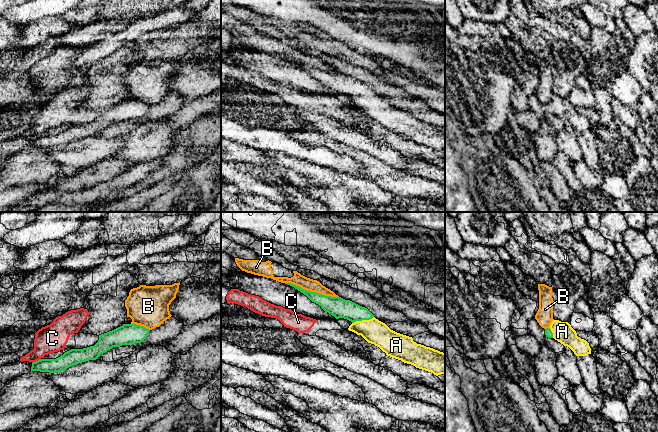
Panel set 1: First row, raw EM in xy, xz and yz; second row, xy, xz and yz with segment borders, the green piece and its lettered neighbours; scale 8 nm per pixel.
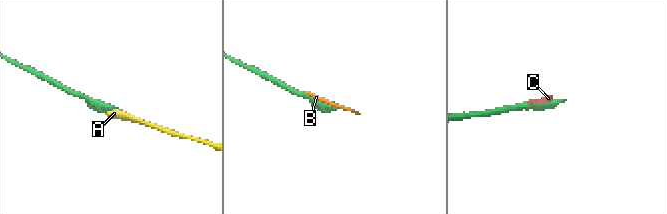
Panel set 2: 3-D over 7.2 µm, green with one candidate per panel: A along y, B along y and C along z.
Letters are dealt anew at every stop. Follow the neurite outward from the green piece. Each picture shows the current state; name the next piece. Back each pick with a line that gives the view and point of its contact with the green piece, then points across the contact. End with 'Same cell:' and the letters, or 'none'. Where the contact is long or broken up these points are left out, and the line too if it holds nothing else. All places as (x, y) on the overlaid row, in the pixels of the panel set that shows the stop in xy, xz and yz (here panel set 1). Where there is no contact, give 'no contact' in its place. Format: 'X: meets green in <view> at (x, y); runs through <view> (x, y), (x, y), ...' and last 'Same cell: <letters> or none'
A: meets green in xz at (362, 319); runs through xz (338, 307), (350, 310), (362, 319), (374, 331)
Same cell: A

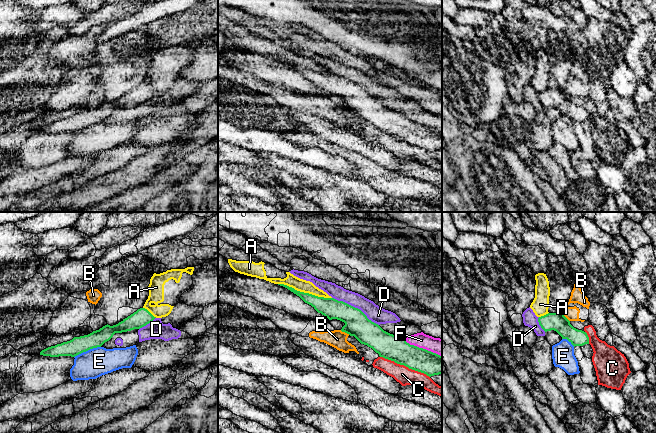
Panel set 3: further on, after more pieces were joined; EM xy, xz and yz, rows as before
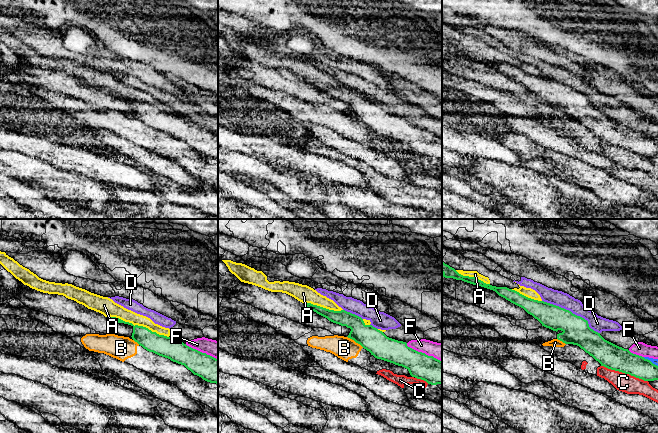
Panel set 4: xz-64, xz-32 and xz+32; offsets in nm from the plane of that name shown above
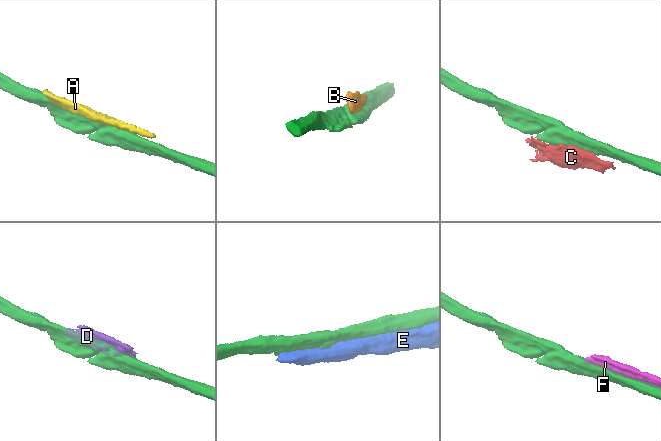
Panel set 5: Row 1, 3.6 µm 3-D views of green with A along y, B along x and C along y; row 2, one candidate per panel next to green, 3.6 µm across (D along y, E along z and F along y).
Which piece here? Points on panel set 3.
Same cell: none

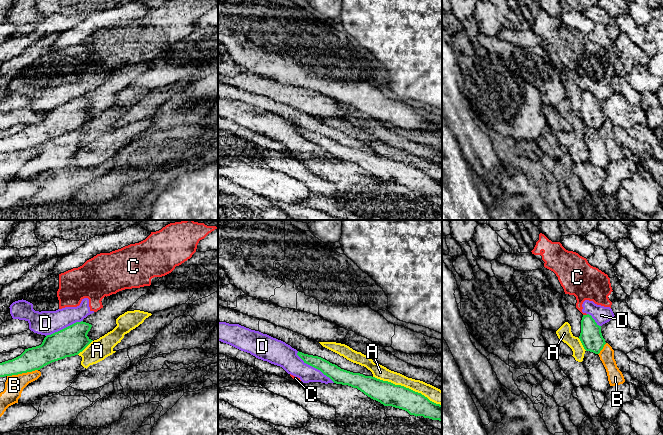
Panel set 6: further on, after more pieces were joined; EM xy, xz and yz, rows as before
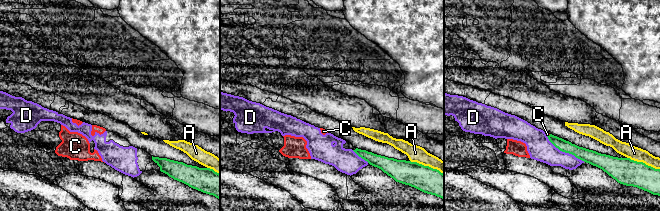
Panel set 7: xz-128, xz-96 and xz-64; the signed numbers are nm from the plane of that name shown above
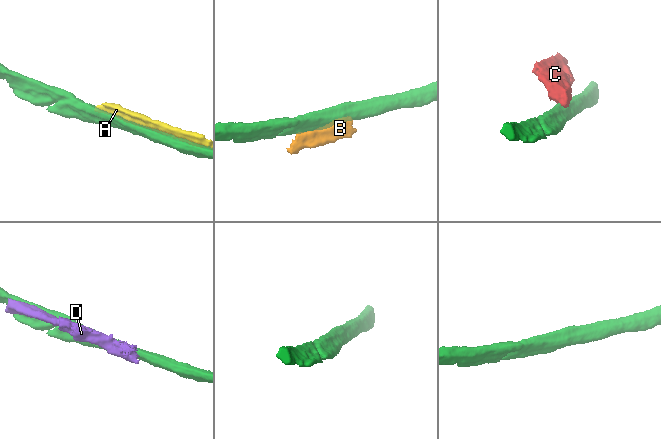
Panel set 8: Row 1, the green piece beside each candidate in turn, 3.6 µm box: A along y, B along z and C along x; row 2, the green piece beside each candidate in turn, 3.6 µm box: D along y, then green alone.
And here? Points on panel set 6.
Same cell: none

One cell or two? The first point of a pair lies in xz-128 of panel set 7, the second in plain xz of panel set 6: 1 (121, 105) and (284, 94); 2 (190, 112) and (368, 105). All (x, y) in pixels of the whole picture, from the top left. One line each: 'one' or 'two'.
1: one
2: one

